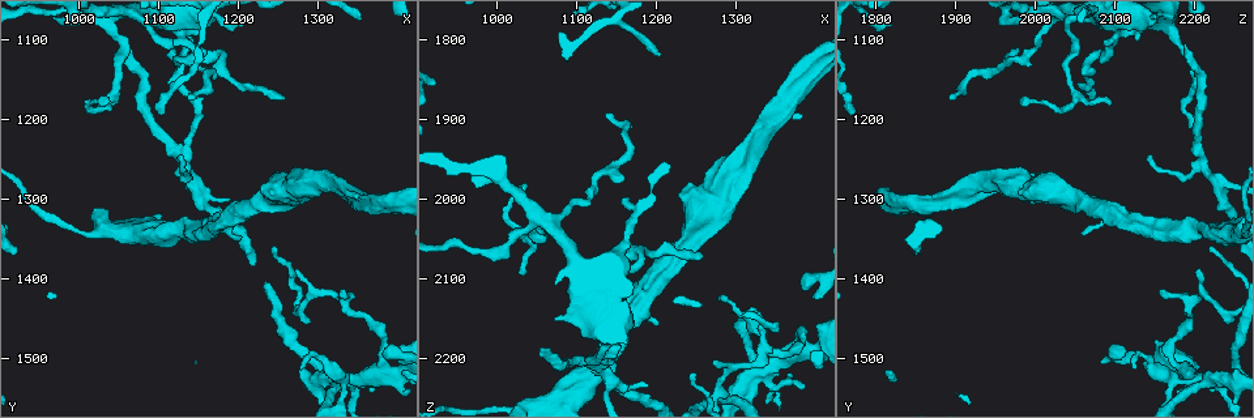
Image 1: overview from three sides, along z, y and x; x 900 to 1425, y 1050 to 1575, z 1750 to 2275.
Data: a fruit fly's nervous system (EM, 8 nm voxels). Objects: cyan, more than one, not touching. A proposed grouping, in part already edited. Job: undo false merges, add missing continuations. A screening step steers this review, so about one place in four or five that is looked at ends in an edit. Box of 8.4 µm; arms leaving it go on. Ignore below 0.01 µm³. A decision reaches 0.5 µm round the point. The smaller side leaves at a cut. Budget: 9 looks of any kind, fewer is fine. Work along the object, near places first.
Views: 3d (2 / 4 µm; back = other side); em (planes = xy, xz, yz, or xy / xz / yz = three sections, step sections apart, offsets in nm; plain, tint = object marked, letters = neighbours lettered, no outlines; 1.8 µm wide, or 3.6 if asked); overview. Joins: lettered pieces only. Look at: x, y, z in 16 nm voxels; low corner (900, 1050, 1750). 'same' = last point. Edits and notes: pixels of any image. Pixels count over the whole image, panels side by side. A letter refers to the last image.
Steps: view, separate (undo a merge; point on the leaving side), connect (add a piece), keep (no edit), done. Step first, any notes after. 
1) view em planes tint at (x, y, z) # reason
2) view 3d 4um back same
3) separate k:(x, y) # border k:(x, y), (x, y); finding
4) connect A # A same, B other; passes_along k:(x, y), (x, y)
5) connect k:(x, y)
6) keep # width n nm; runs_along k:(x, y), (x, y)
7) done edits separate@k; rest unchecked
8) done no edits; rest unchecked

view 3d 4um at (1275, 1510, 2130) # free end

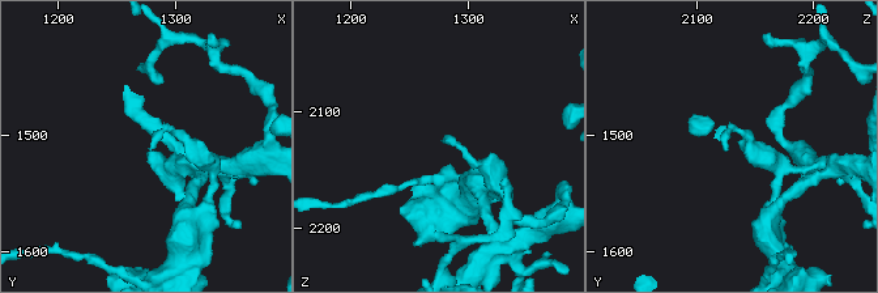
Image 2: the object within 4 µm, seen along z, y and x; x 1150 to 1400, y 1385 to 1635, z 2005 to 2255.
view em planes letters at (1276, 1514, 2128)

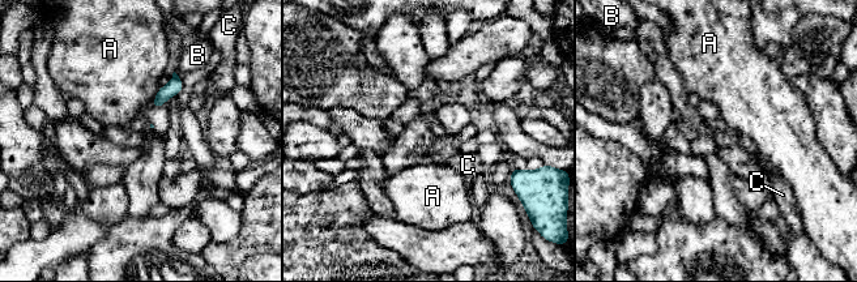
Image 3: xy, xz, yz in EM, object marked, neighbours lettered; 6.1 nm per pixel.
keep # longest_contact A 150 nm; A other, B other, C other; no lettered piece goes on from it

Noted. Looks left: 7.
view 3d 4um at (1370, 1310, 1850)

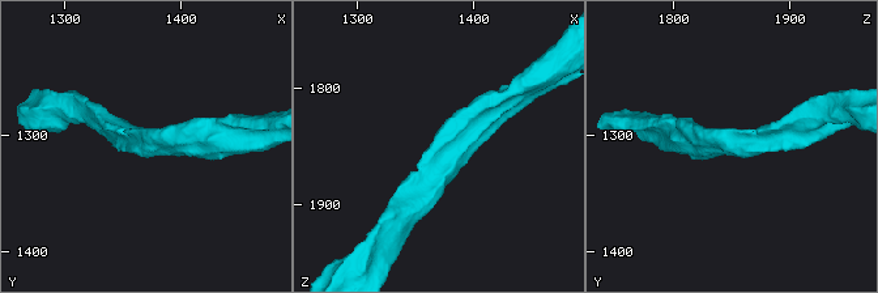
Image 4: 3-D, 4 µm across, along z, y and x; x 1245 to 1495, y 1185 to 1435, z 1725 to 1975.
view em xz step 4 tint at (1374, 1310, 1852) # arms 3; arm_widths 240, 240, 240 nm; shape alone is not enough

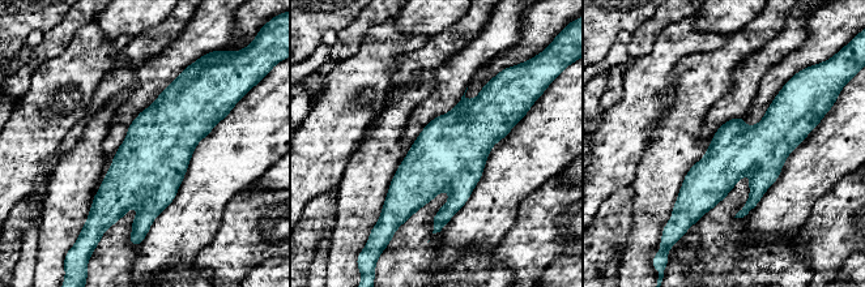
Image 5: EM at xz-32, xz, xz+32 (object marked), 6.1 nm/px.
view em planes letters same # cut it another way

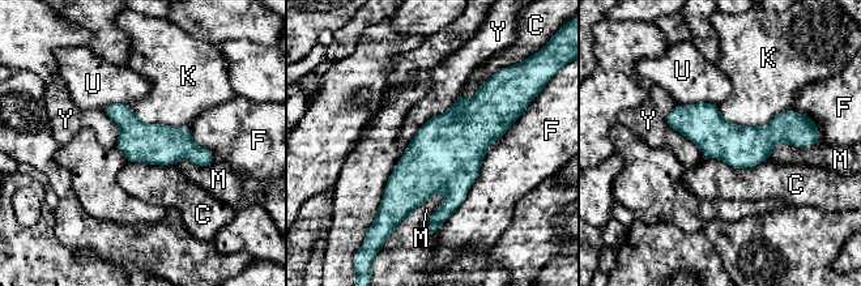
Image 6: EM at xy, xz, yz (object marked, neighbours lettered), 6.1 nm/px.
keep # width 260 nm; C other, F other, K other, M other, U other, Y other; runs_along 6:(669, 120), (715, 136), (804, 139); all the same neuron

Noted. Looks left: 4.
view em 3.6um planes letters at (1065, 1110, 2190)

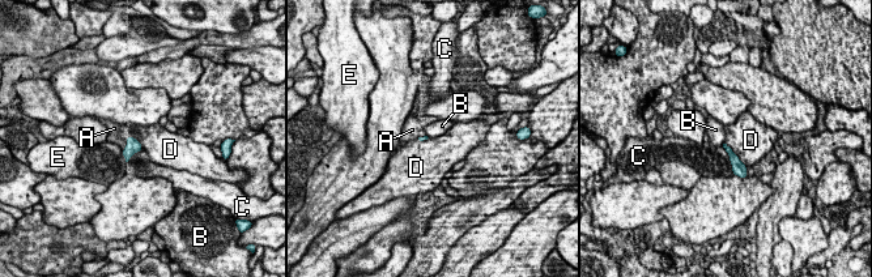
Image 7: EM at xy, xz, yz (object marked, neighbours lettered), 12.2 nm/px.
connect A # A same, B other, C other, D other, E other; it goes on there

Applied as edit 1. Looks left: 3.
done edits connect@7; rest unchecked

